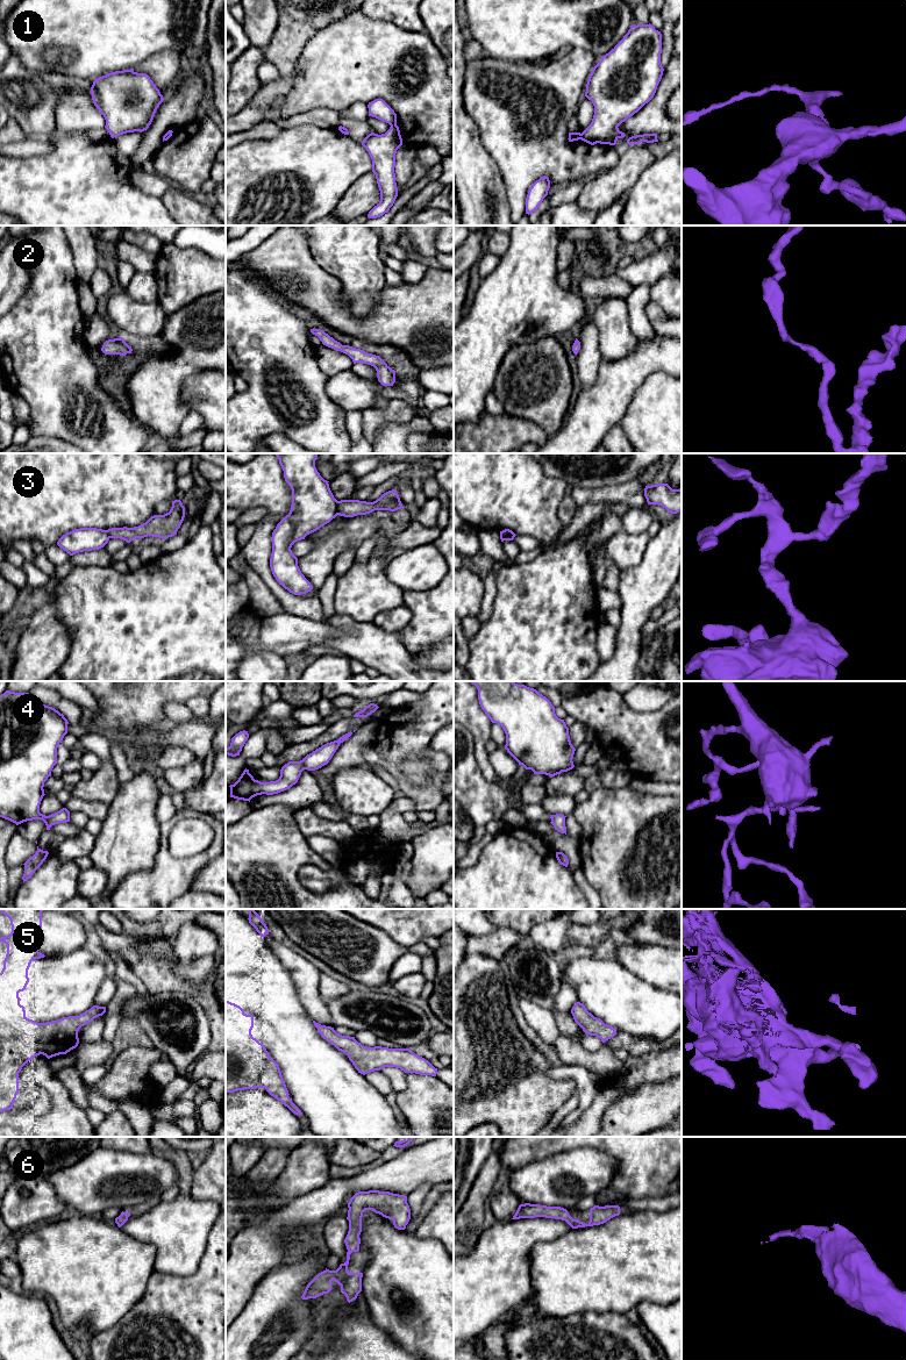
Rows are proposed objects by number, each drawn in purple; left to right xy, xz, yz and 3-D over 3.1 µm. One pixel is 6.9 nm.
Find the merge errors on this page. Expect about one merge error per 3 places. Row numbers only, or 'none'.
1, 3

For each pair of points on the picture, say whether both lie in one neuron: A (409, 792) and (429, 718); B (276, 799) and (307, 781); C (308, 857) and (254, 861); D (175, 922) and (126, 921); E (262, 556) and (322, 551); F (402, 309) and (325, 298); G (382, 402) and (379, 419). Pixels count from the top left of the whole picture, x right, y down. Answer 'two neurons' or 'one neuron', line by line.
A: one neuron
B: one neuron
C: one neuron
D: one neuron
E: two neurons
F: one neuron
G: two neurons

